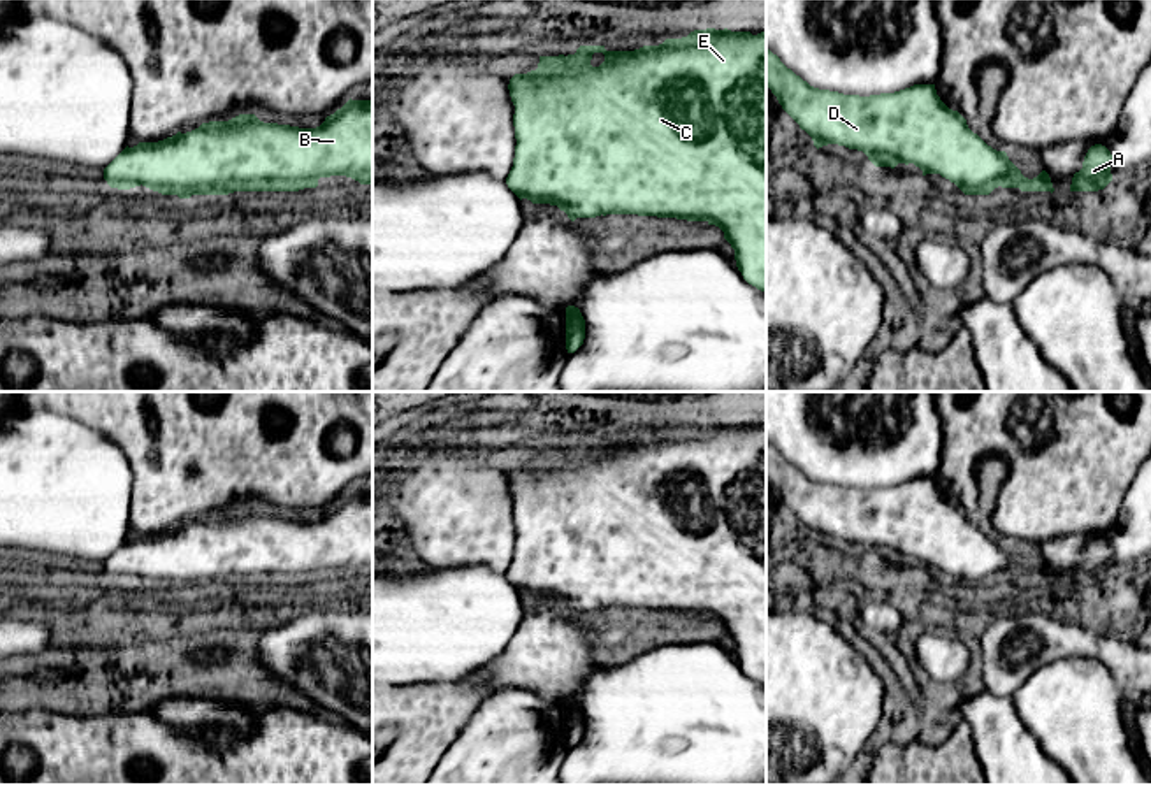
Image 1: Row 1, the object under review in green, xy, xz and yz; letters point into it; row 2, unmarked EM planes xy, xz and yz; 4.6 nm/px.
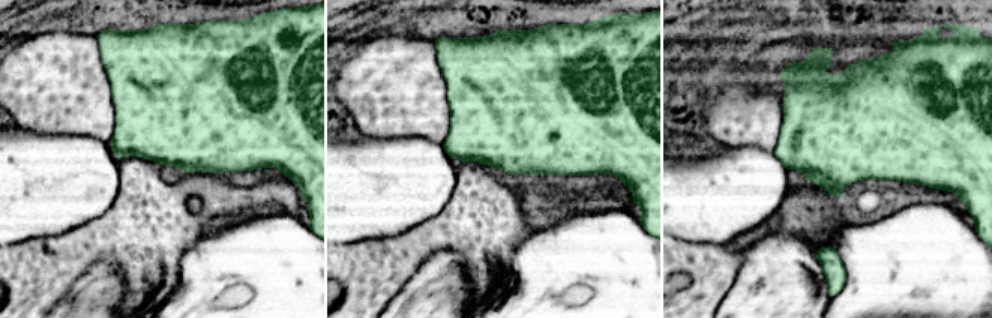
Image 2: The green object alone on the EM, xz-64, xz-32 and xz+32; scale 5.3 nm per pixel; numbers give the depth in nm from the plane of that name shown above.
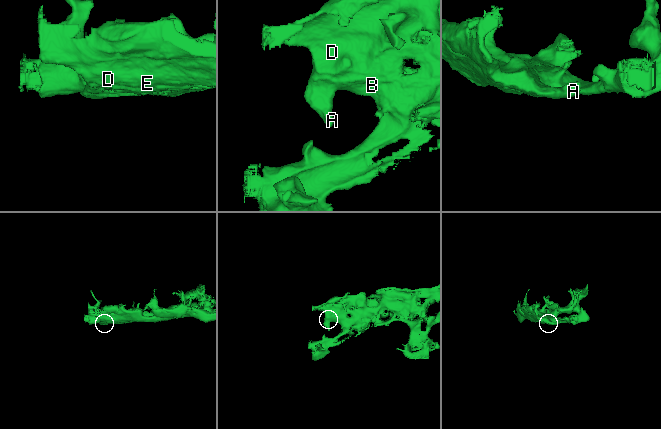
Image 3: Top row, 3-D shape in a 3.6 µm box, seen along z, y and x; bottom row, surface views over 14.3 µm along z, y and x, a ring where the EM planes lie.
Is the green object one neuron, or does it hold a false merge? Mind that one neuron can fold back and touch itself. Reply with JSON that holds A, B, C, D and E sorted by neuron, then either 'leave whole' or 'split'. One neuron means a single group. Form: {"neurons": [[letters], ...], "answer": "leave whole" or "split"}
{"neurons": [["A", "B", "C", "D", "E"]], "answer": "leave whole"}

